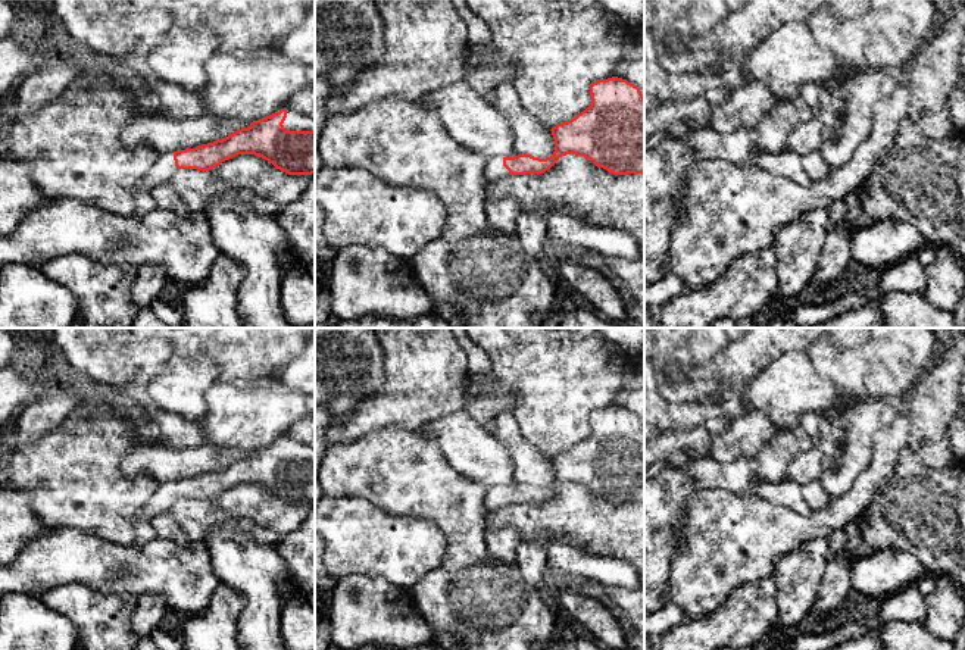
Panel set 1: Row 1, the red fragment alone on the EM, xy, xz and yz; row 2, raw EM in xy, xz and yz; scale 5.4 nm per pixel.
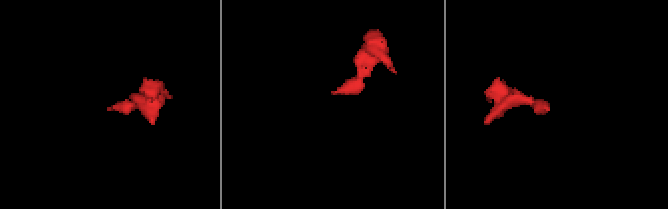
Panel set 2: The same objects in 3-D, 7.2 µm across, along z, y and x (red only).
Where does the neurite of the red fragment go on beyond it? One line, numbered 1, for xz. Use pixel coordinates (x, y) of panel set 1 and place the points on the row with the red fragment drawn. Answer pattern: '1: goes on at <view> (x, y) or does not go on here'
1: goes on at xz (493, 169)

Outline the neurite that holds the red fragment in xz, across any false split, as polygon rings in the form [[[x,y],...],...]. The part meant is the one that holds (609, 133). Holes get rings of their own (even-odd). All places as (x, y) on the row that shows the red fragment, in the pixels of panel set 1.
[[[612,76],[593,82],[590,94],[591,104],[585,110],[550,129],[555,140],[550,157],[540,159],[531,154],[487,157],[485,182],[509,175],[544,174],[566,154],[584,156],[613,175],[644,174],[644,96],[640,88],[627,79]]]

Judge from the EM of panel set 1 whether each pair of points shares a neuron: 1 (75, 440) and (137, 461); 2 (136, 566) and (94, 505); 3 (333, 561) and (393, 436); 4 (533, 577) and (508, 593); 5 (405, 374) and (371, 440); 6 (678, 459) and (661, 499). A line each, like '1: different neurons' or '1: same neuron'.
1: different neurons
2: different neurons
3: different neurons
4: different neurons
5: different neurons
6: same neuron

